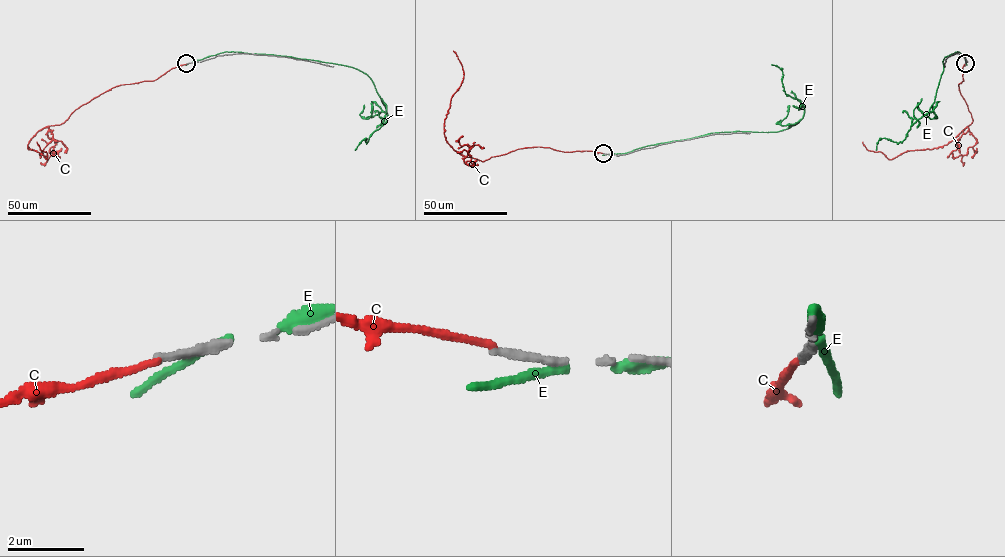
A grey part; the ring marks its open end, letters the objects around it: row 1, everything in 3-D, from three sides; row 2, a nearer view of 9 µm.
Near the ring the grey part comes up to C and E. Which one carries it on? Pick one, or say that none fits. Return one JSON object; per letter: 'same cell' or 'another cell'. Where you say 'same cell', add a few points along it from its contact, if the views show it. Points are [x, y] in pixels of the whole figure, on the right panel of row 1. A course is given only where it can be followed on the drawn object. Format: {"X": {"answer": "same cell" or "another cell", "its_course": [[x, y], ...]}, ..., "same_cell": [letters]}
{"C": {"answer": "another cell"}, "E": {"answer": "another cell"}, "same_cell": []}

